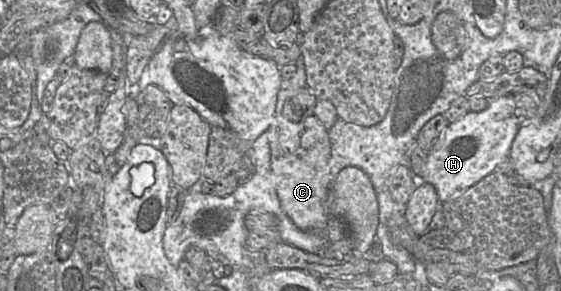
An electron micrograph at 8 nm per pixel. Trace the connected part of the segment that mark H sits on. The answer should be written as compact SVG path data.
M512 95L490 100L489 106L480 112L469 111L459 120L448 125L434 148L428 153L421 177L433 185L441 203L452 200L475 185L509 157L513 140L523 124Z

